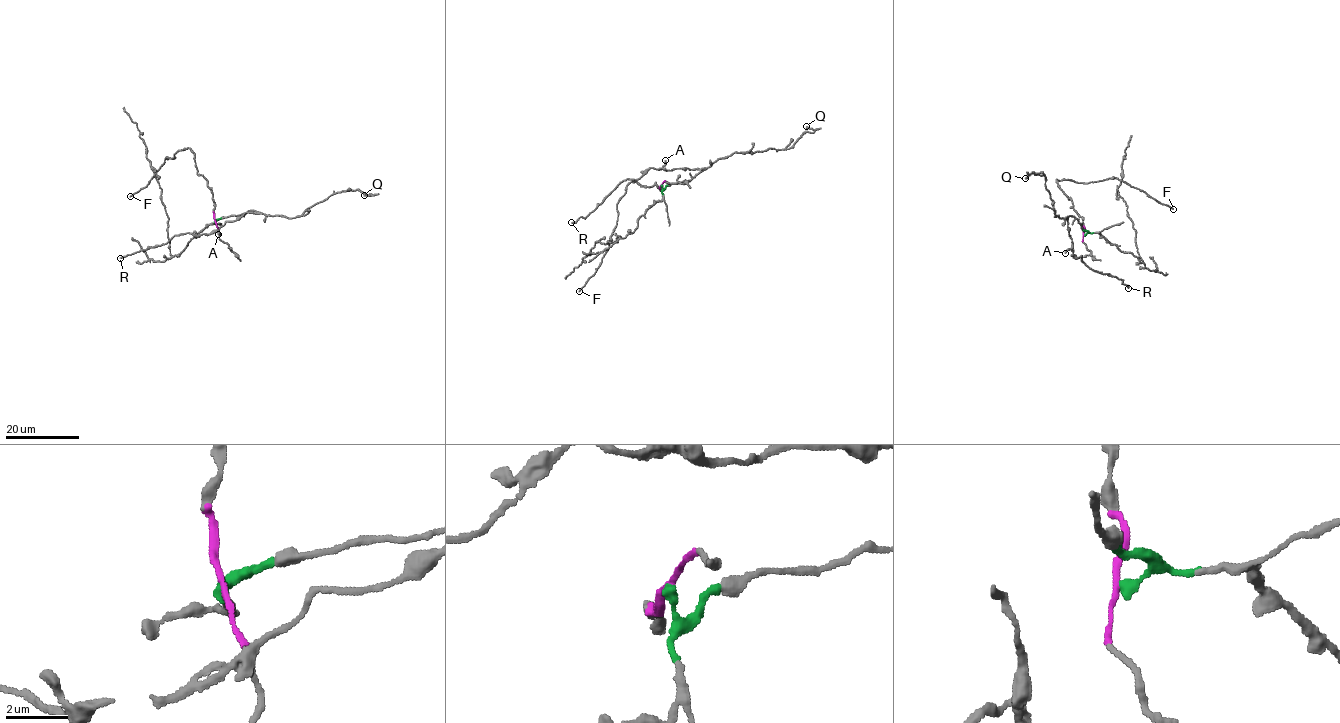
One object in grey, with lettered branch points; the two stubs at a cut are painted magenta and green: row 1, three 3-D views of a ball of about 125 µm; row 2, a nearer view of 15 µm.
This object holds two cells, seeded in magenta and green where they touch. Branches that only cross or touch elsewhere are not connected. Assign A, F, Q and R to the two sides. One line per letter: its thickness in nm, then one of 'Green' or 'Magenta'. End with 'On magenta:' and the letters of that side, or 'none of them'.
A: Thickness 320 nm. Green
F: Thickness 160 nm. Magenta
Q: Thickness 260 nm. Green
R: Thickness 200 nm. Green
On magenta: F

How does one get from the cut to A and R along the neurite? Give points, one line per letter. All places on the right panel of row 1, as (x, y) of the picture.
A: (1084, 234), (1087, 231), (1078, 220), (1068, 217), (1072, 244), (1065, 253)
R: (1084, 234), (1078, 220), (1068, 217), (1071, 255), (1081, 255), (1094, 271), (1122, 280), (1128, 288)

